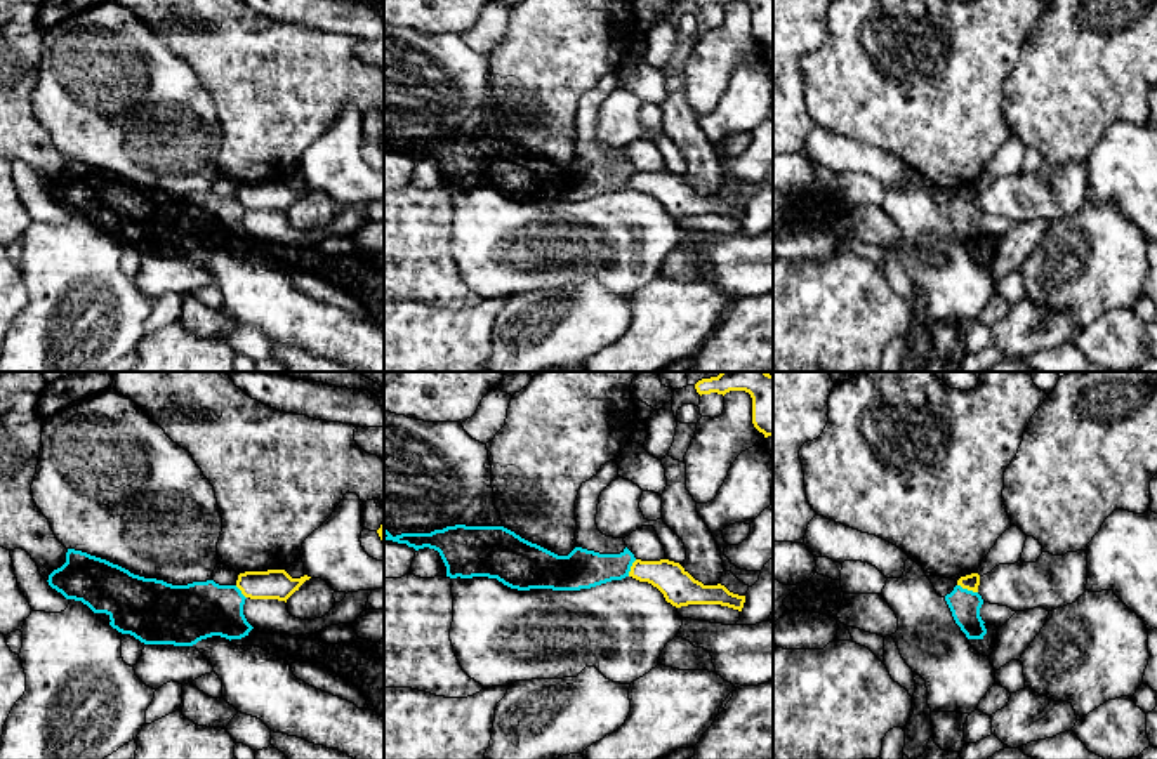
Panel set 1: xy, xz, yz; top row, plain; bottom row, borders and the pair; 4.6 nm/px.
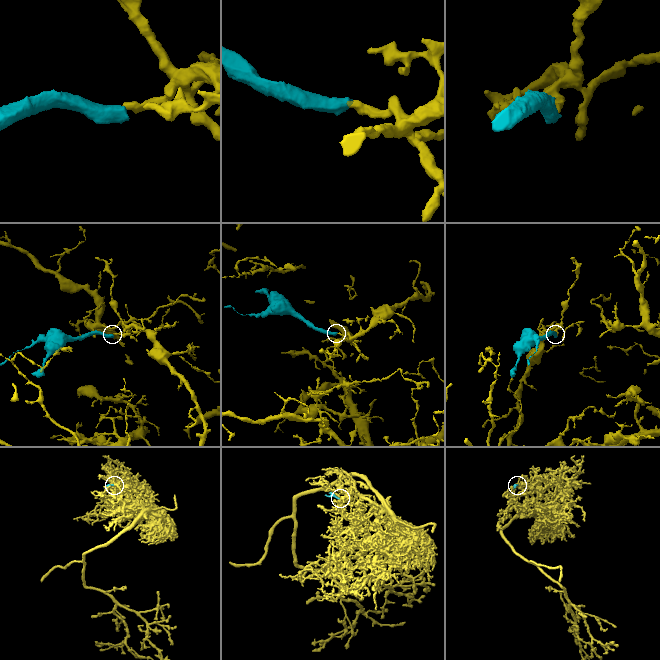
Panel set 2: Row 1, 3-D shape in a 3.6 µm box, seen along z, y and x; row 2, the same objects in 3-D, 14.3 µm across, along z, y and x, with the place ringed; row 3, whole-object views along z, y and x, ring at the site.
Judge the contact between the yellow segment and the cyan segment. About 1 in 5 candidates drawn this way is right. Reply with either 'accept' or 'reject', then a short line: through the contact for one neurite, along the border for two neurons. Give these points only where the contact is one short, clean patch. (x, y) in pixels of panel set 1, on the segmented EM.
reject; line yz (958, 584), (977, 593)

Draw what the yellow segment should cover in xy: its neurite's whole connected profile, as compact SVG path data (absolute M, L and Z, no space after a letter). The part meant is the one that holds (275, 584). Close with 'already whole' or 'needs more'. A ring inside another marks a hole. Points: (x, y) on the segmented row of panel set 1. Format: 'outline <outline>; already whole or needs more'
outline M285 570L245 571L238 575L236 587L250 599L285 601L311 577L292 578Z; already whole

